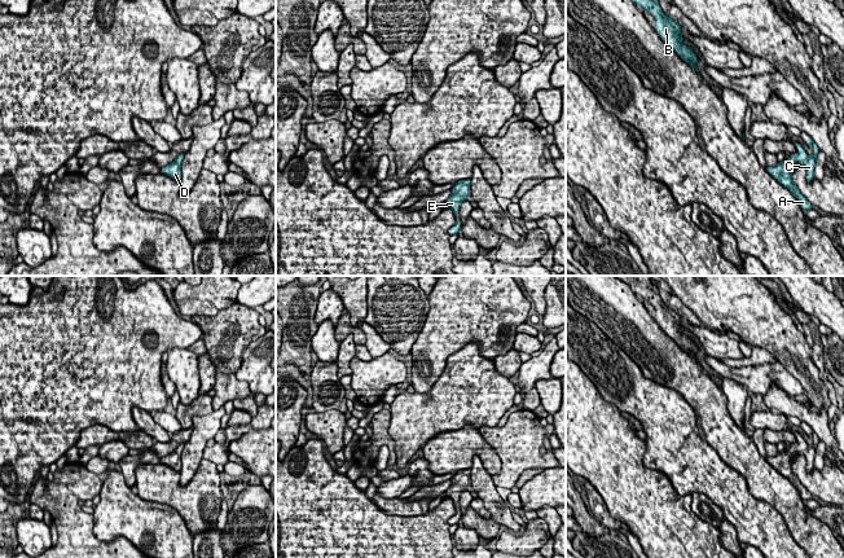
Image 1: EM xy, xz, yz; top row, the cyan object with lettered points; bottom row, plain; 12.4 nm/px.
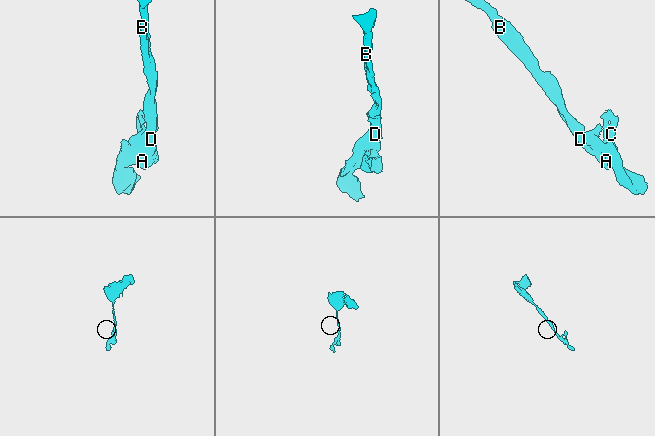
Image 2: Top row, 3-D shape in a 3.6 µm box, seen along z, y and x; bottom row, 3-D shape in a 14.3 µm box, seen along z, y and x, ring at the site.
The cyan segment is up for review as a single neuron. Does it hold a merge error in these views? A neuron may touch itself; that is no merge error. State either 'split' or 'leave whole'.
leave whole

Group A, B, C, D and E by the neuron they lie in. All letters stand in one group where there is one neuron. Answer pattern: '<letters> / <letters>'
A B C D E

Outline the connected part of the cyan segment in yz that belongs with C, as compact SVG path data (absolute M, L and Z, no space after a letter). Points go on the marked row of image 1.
M806 136L806 145L809 145L813 149L813 155L808 157L805 154L804 148L800 144L795 144L799 149L799 154L791 154L788 161L778 162L774 167L766 167L765 170L784 188L787 188L792 195L799 201L800 207L804 212L812 208L812 203L801 194L801 192L796 188L796 185L792 181L792 164L797 161L799 163L804 164L806 168L806 180L810 183L814 177L814 166L817 162L818 155L818 146L814 144L814 141L810 139L810 136Z

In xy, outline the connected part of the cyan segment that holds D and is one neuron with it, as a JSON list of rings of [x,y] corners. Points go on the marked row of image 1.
[[[180,153],[172,163],[162,167],[161,172],[164,173],[164,175],[168,175],[171,179],[180,183],[180,180],[181,180],[180,166],[183,163],[183,159],[184,159],[184,153]]]

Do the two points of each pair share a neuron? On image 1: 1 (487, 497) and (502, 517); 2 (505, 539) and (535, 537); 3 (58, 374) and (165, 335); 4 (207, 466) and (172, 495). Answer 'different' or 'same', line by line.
1: same
2: same
3: same
4: same

